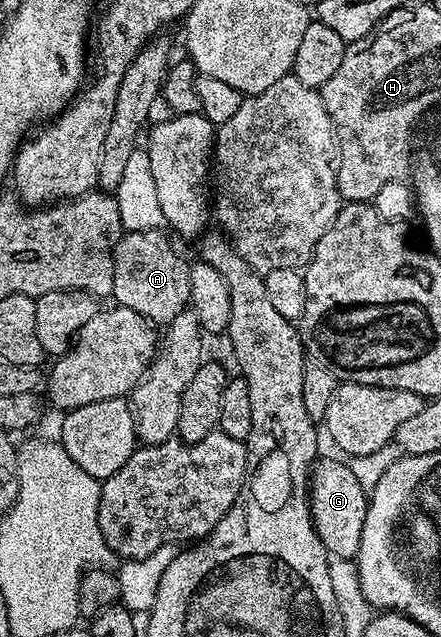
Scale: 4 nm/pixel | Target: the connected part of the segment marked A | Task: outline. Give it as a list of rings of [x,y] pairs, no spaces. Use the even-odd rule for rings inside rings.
[[[161,229],[125,232],[114,250],[114,286],[111,299],[121,308],[141,312],[153,325],[167,326],[189,307],[189,265],[180,261],[176,248]]]

